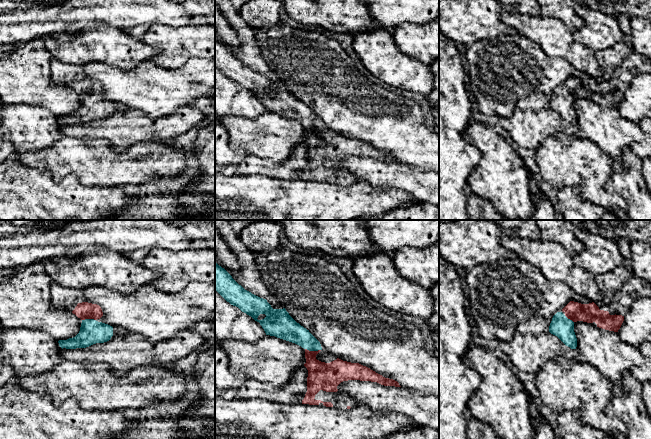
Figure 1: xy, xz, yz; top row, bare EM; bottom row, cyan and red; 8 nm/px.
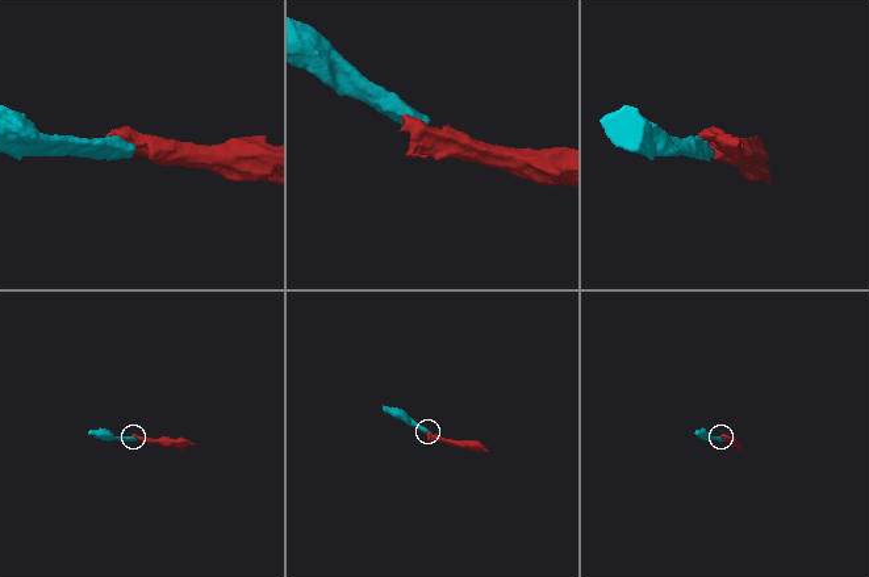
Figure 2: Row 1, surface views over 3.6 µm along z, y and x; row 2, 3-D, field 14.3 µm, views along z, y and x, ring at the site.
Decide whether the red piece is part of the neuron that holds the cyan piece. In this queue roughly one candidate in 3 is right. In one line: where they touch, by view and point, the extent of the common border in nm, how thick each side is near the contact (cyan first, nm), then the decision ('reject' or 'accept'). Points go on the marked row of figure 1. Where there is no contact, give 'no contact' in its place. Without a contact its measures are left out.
xz (313, 350) | 130 nm | 170/220 nm | accept

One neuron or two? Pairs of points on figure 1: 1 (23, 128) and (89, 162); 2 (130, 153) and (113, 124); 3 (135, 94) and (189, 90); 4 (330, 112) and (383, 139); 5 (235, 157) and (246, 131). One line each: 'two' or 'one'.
1: two
2: two
3: one
4: one
5: two

